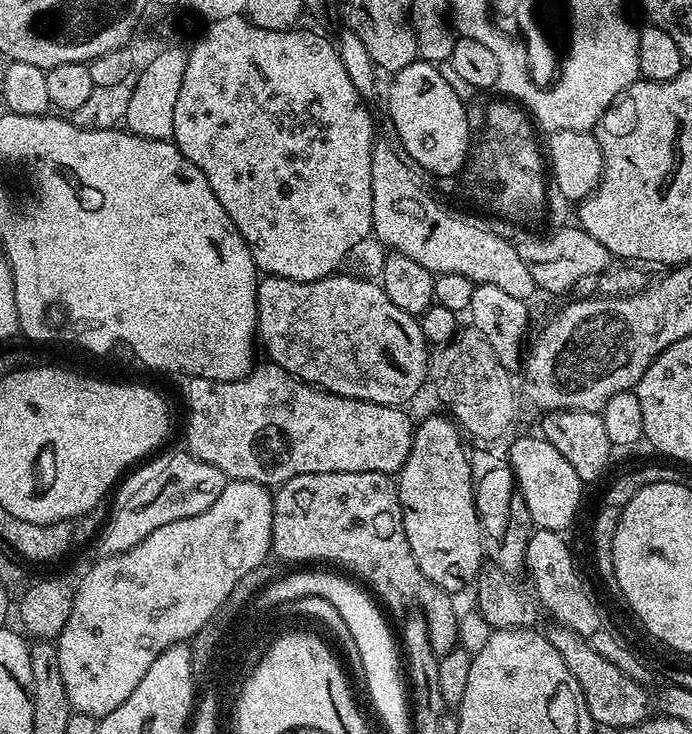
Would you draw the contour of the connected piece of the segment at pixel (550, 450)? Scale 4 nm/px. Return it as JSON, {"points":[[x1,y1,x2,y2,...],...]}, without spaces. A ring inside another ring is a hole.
{"points":[[543,435,520,436,506,451,506,459,516,476,516,487,530,510,530,518,537,529,567,533,567,528,580,512,580,499,585,485,578,478,574,466,554,450,554,446]]}

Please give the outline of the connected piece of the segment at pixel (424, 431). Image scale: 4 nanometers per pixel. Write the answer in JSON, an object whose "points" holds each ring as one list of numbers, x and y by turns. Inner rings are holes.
{"points":[[428,416,415,425,412,449,398,473,398,491,406,542,410,542,418,570,445,592,457,594,477,583,486,549,476,512,470,452,464,449,461,429,444,416]]}

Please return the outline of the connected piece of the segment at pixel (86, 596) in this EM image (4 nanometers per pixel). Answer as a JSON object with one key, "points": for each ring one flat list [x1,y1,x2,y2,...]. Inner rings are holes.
{"points":[[229,480,228,485,222,490,222,494,218,494,218,502,214,502,214,506,210,506,210,510,202,510,202,514,197,516,182,518,178,522,170,522,166,526,158,526,158,530,154,530,154,534,142,538,142,542,138,542,138,546,117,556,106,556,95,561,97,564,85,574,84,581,80,585,78,583,75,585,70,618,54,641,58,670,62,674,62,686,66,686,66,698,75,711,99,718,118,710,118,706,122,706,122,702,126,702,126,698,130,698,130,694,134,694,134,690,138,690,138,682,142,682,142,678,146,678,146,670,150,670,150,666,154,666,156,659,170,645,191,641,210,622,212,616,227,605,230,590,236,585,238,578,269,559,272,551,272,527,274,526,272,497,273,493,267,484,259,484,253,480]]}

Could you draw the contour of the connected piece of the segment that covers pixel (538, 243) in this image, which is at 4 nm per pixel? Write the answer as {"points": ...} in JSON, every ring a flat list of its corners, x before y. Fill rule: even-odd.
{"points":[[567,224,555,227,552,231,554,232,546,235,522,230,512,236,515,250,522,262,529,267,539,291,562,294,578,285,581,280,602,276,611,267,611,252,584,228]]}

